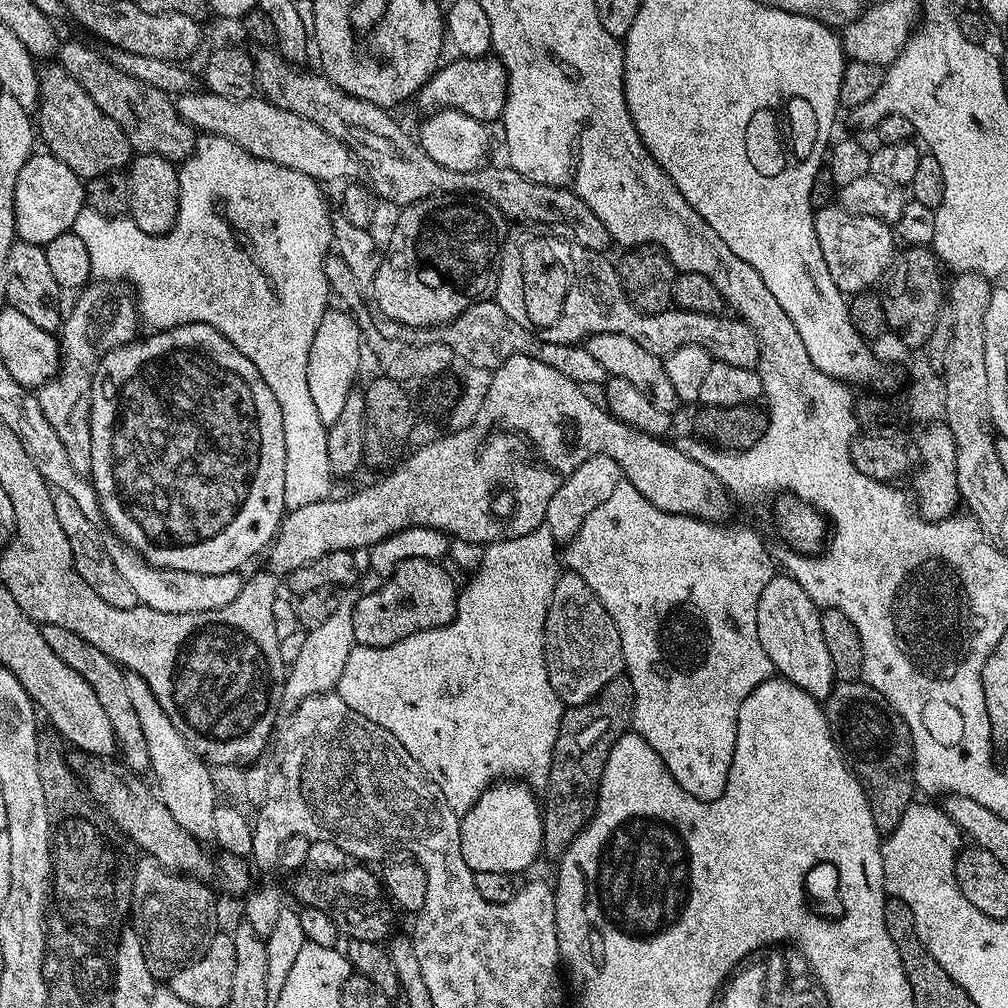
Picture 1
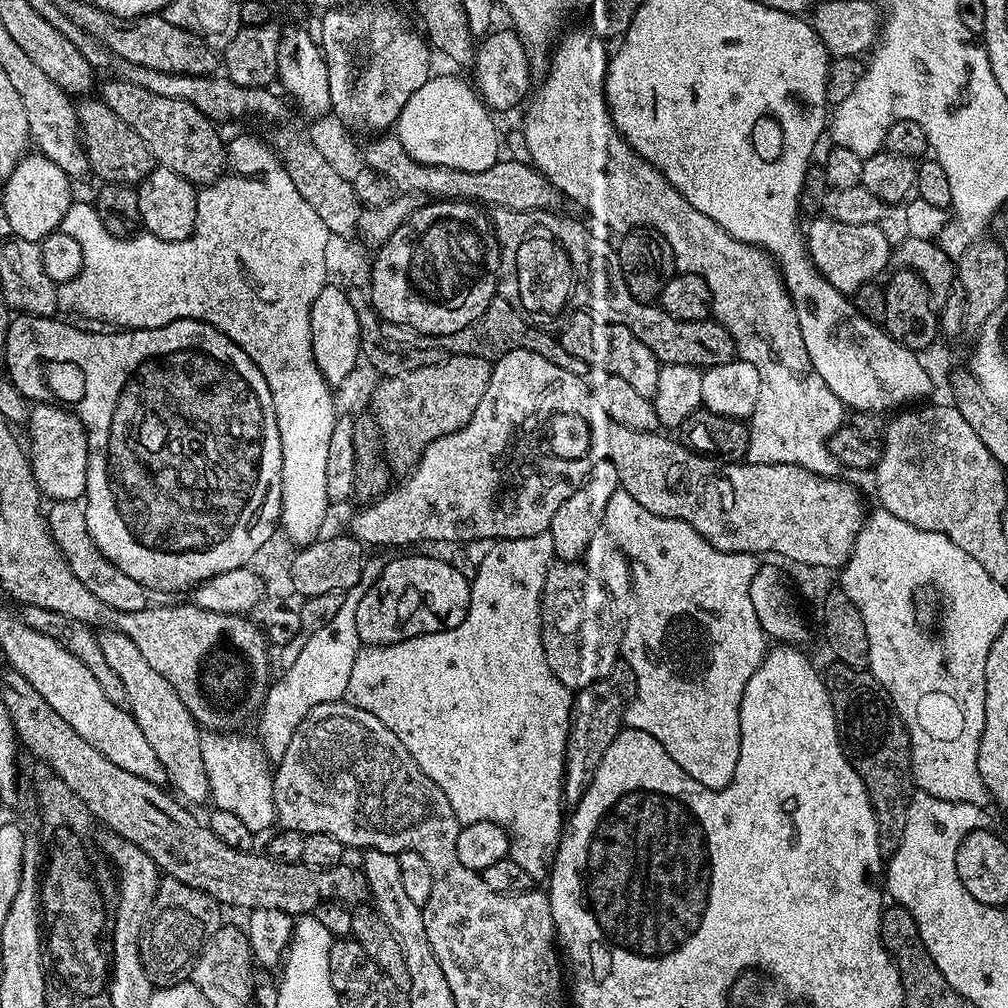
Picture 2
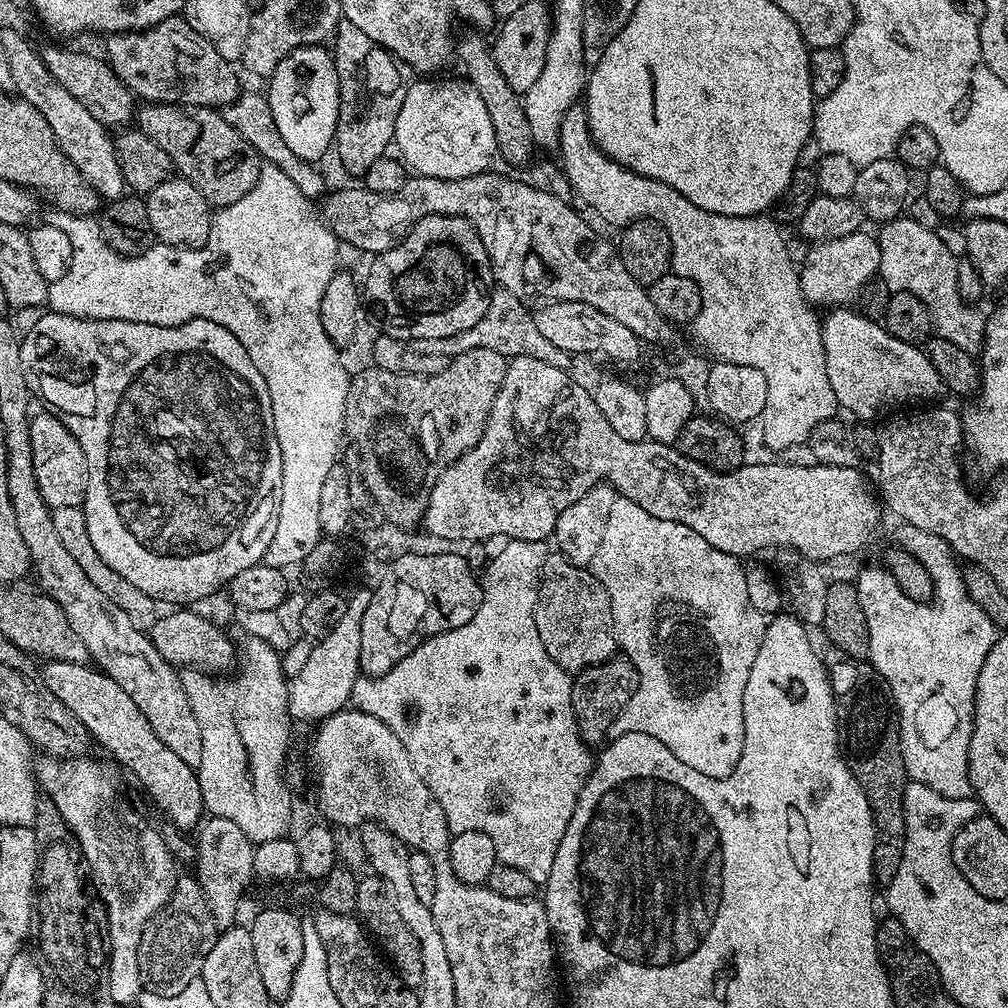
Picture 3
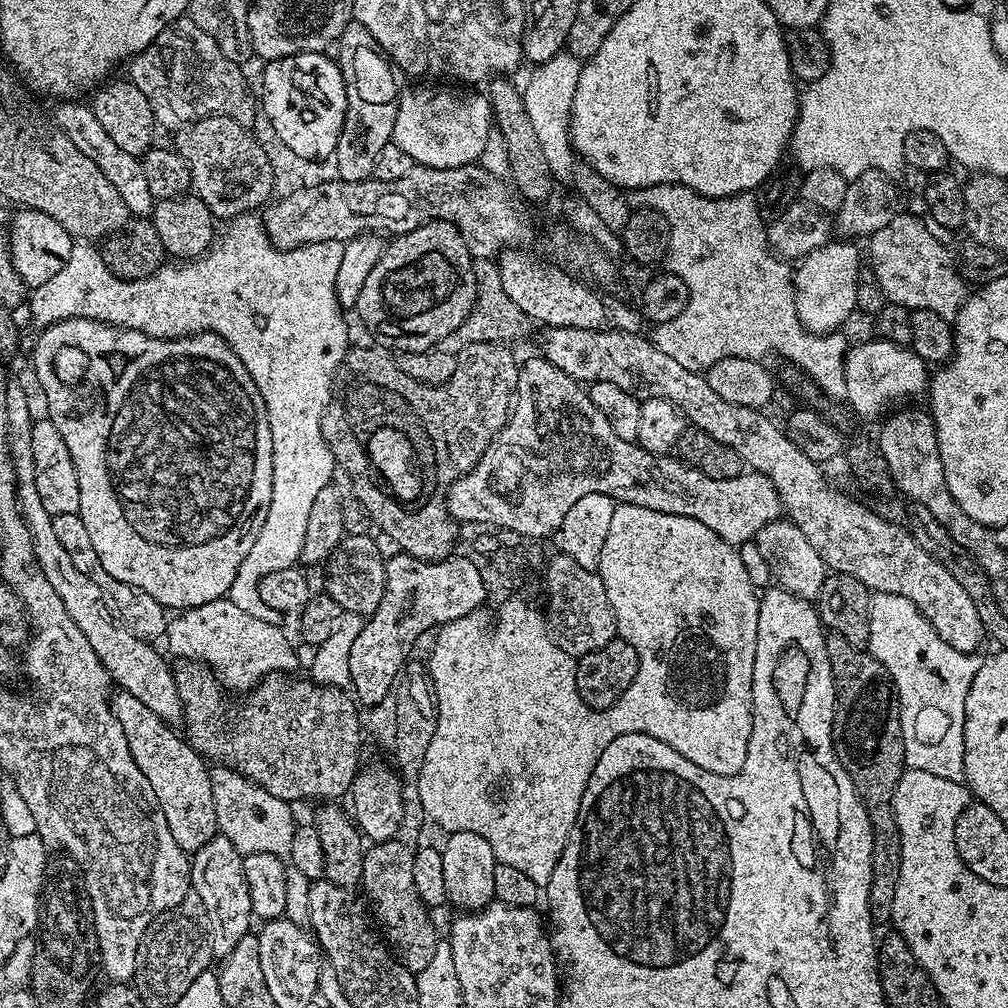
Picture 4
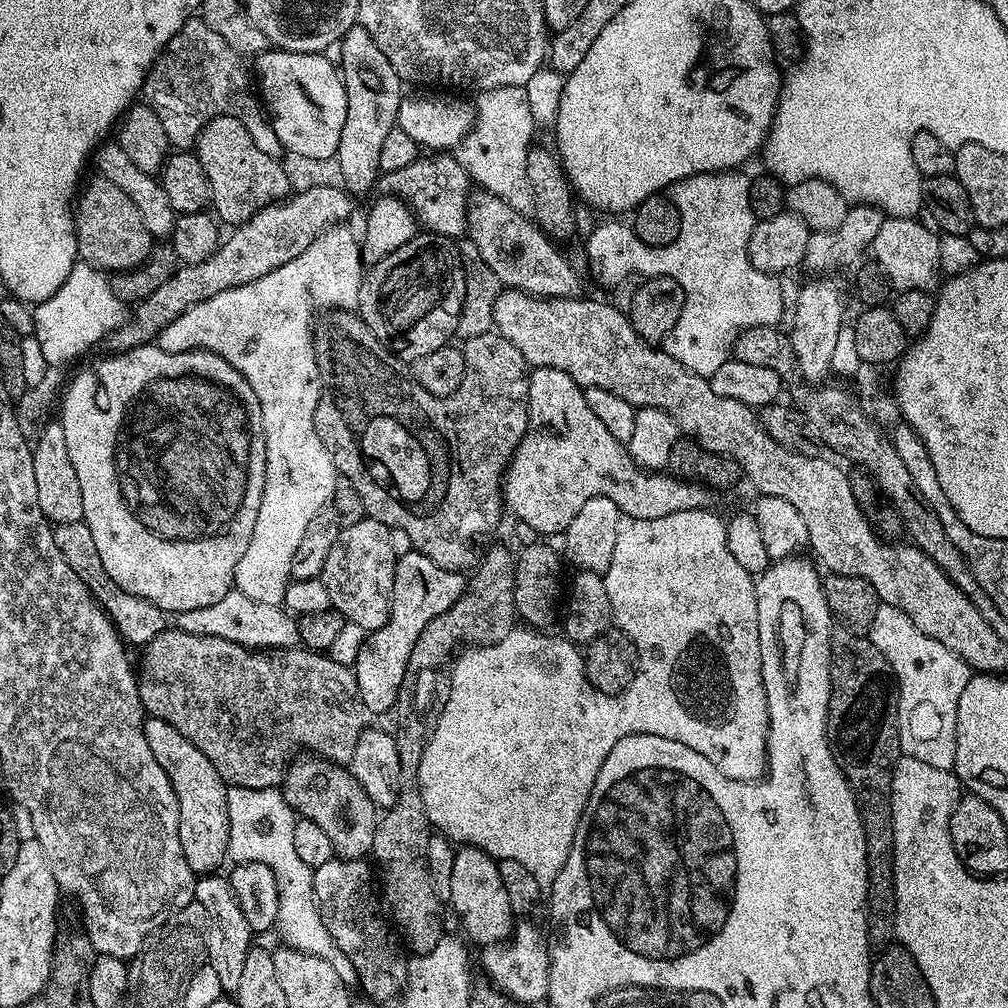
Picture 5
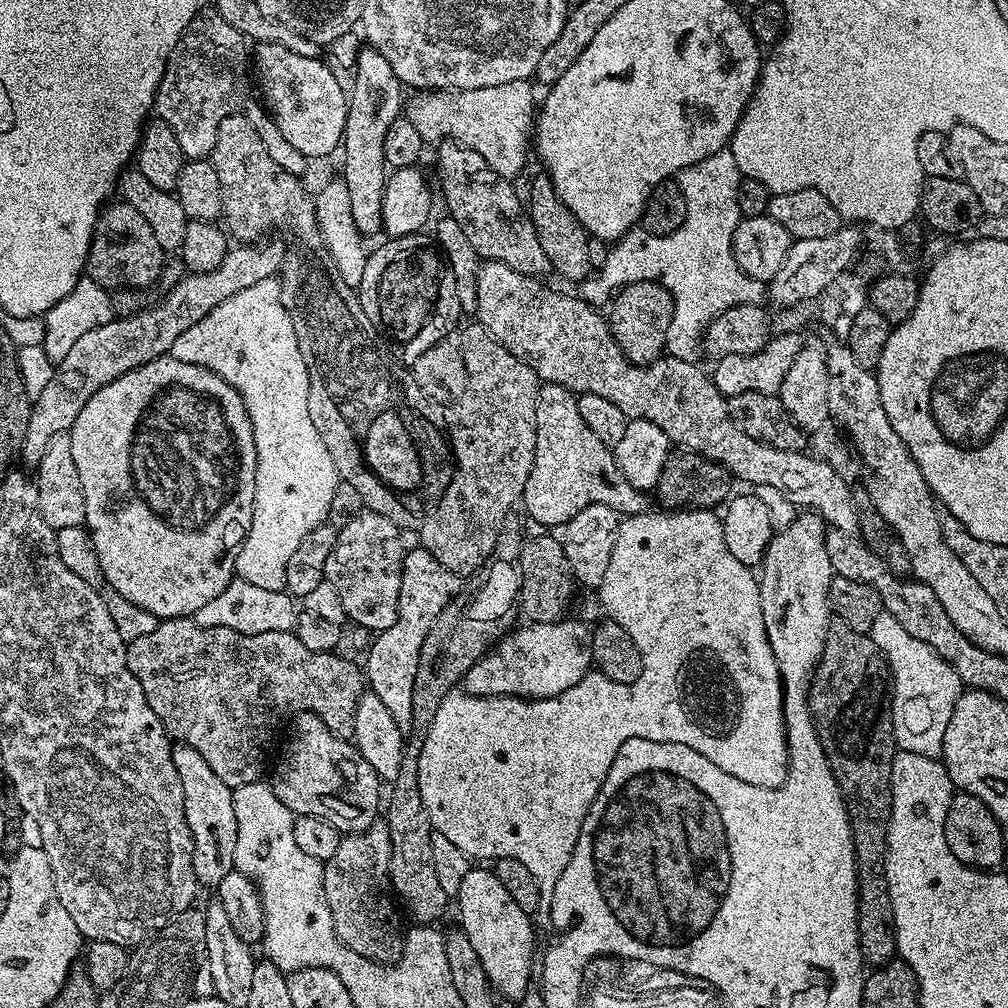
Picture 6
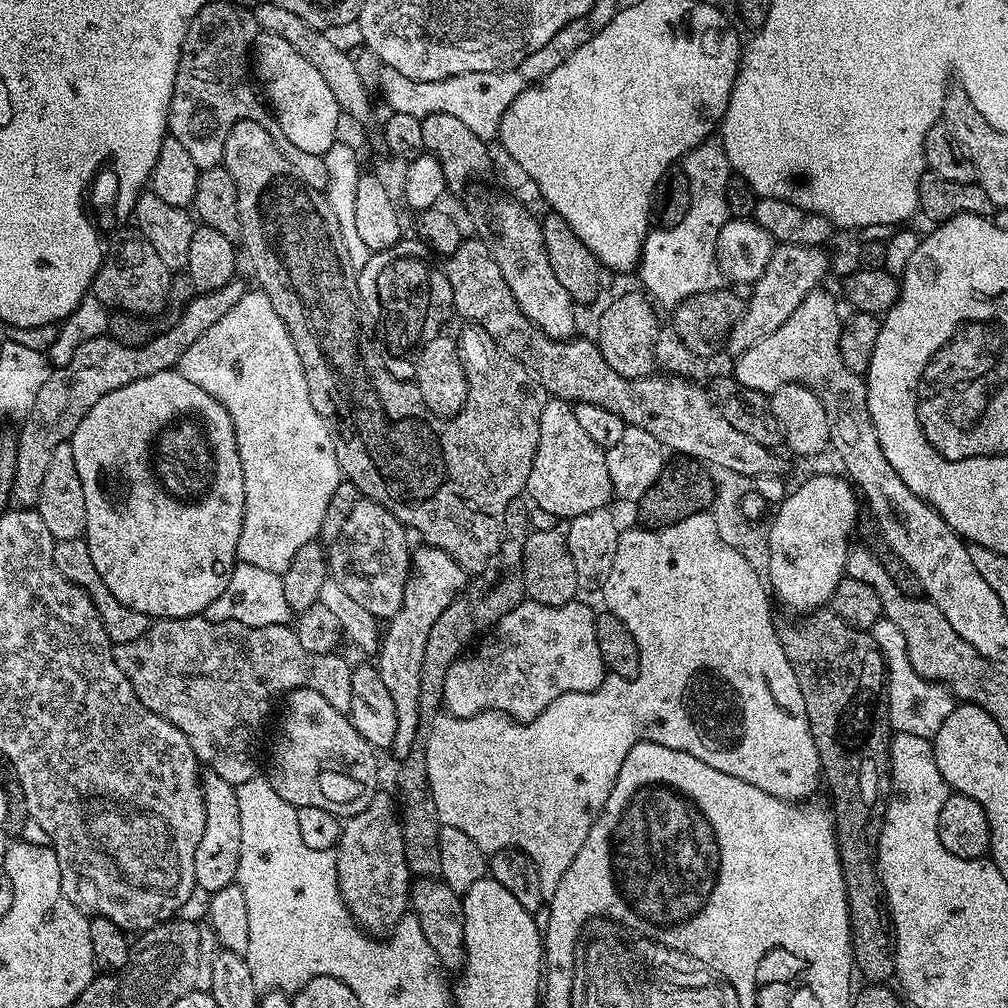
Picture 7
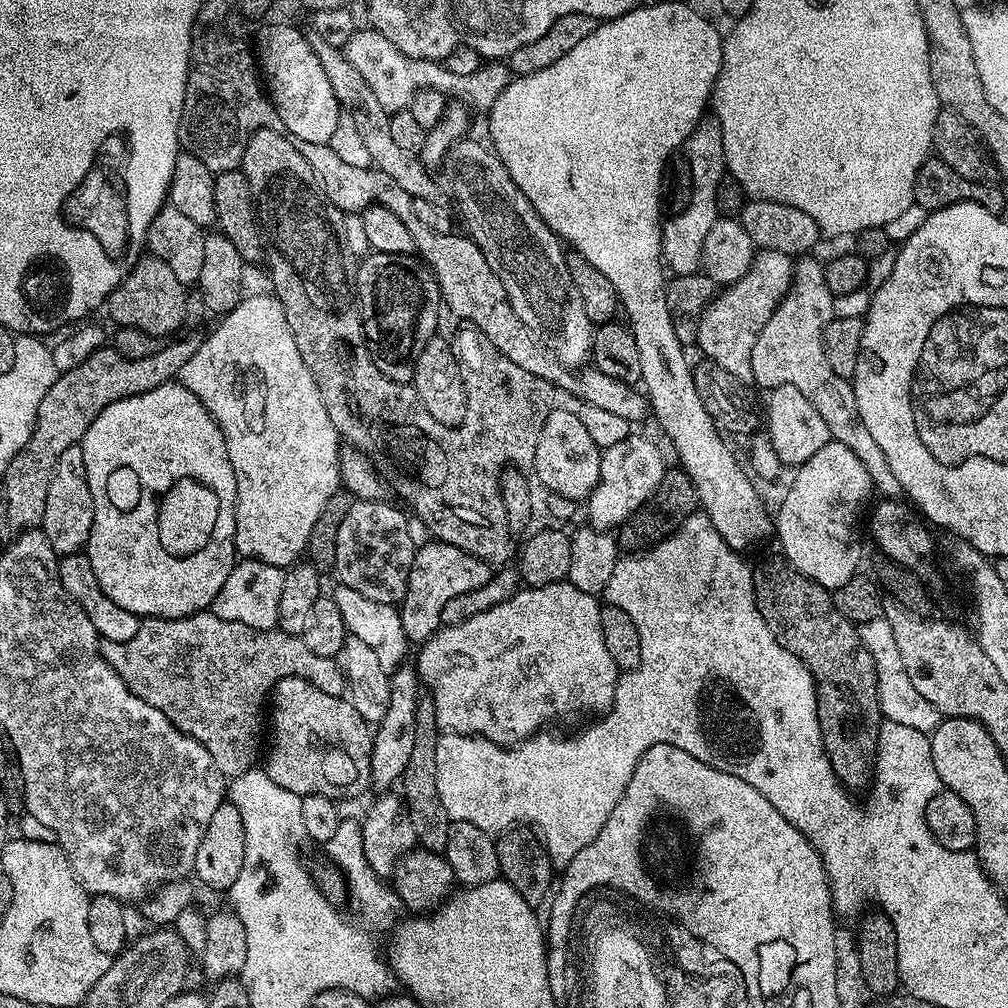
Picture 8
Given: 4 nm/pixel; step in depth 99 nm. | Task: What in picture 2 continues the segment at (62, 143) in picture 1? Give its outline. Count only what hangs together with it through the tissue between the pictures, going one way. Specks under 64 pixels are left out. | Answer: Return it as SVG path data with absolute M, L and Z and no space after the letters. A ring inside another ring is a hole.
M84 98L75 105L76 118L80 123L80 142L84 145L84 153L88 159L88 167L93 173L101 176L101 181L109 184L125 184L135 186L150 174L154 161L146 142L104 105L103 99Z

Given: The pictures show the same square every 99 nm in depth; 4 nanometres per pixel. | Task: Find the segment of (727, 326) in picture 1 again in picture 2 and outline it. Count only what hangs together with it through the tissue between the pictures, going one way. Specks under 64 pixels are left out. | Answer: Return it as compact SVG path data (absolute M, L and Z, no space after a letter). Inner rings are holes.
M630 286L622 288L618 292L620 298L616 298L614 306L614 316L620 318L620 324L626 326L650 350L660 359L661 365L666 364L693 364L695 368L706 369L714 366L722 366L722 362L730 362L737 359L736 343L734 338L730 338L730 330L722 326L714 318L706 320L695 320L686 322L666 314L664 309L655 303L644 304L634 294L630 294Z

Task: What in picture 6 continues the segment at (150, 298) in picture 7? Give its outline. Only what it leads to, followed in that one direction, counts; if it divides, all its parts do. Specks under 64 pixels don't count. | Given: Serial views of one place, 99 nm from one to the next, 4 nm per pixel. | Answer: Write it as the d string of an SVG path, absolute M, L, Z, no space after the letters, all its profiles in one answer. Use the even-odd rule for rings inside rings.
M127 202L119 203L109 203L100 213L96 230L92 233L86 276L109 290L121 286L144 290L149 287L147 284L152 284L159 278L160 271L164 268L166 253L162 246L158 246L154 239L154 230L150 230L146 218L142 218L142 214L138 214L138 210L134 210L134 206Z

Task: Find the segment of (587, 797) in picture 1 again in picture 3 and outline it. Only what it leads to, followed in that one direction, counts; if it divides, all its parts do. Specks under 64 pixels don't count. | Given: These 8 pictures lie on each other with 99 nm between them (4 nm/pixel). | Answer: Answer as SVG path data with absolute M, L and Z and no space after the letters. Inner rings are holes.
M613 658L575 673L572 681L572 709L576 715L576 725L580 728L580 738L585 744L600 746L605 743L609 735L607 732L613 731L618 714L622 714L625 706L631 704L639 677L636 667L626 658Z

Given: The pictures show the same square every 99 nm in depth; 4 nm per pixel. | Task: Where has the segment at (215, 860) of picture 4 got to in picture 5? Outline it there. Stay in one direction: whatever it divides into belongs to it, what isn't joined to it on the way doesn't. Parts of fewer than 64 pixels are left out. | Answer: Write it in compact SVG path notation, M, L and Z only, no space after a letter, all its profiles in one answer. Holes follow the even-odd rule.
M204 874L197 879L195 903L201 904L208 915L208 931L204 933L206 963L212 967L214 974L218 974L222 992L235 994L242 982L243 963L246 962L254 934L246 922L246 914L242 914L242 906L238 906L228 876L220 875Z

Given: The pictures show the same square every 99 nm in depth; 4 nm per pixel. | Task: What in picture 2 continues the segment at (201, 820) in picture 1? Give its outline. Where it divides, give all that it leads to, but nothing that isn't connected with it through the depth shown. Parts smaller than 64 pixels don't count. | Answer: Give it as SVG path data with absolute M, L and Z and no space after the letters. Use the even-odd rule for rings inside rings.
M104 630L99 633L102 654L110 670L116 676L116 684L124 687L126 707L132 717L138 722L138 730L150 742L154 754L158 754L158 762L162 762L162 770L167 787L185 805L197 806L203 800L209 799L208 779L206 778L206 766L202 766L202 739L201 729L196 719L182 706L182 700L178 694L174 694L174 686L142 658L138 646L126 634L115 630Z

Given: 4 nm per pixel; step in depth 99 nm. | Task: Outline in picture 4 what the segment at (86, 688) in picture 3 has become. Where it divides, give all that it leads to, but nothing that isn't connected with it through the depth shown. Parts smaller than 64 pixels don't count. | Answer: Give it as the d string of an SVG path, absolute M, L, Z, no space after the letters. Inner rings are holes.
M117 691L110 703L112 713L122 726L122 734L126 734L130 754L134 754L134 762L138 762L138 768L142 770L142 774L146 774L146 782L150 782L158 798L158 806L162 806L162 814L166 814L166 826L170 826L174 842L178 842L180 849L189 854L206 846L206 842L210 842L210 838L218 834L218 829L212 774L205 757L193 750L192 745L175 727L158 718L154 710L138 702L134 694Z

